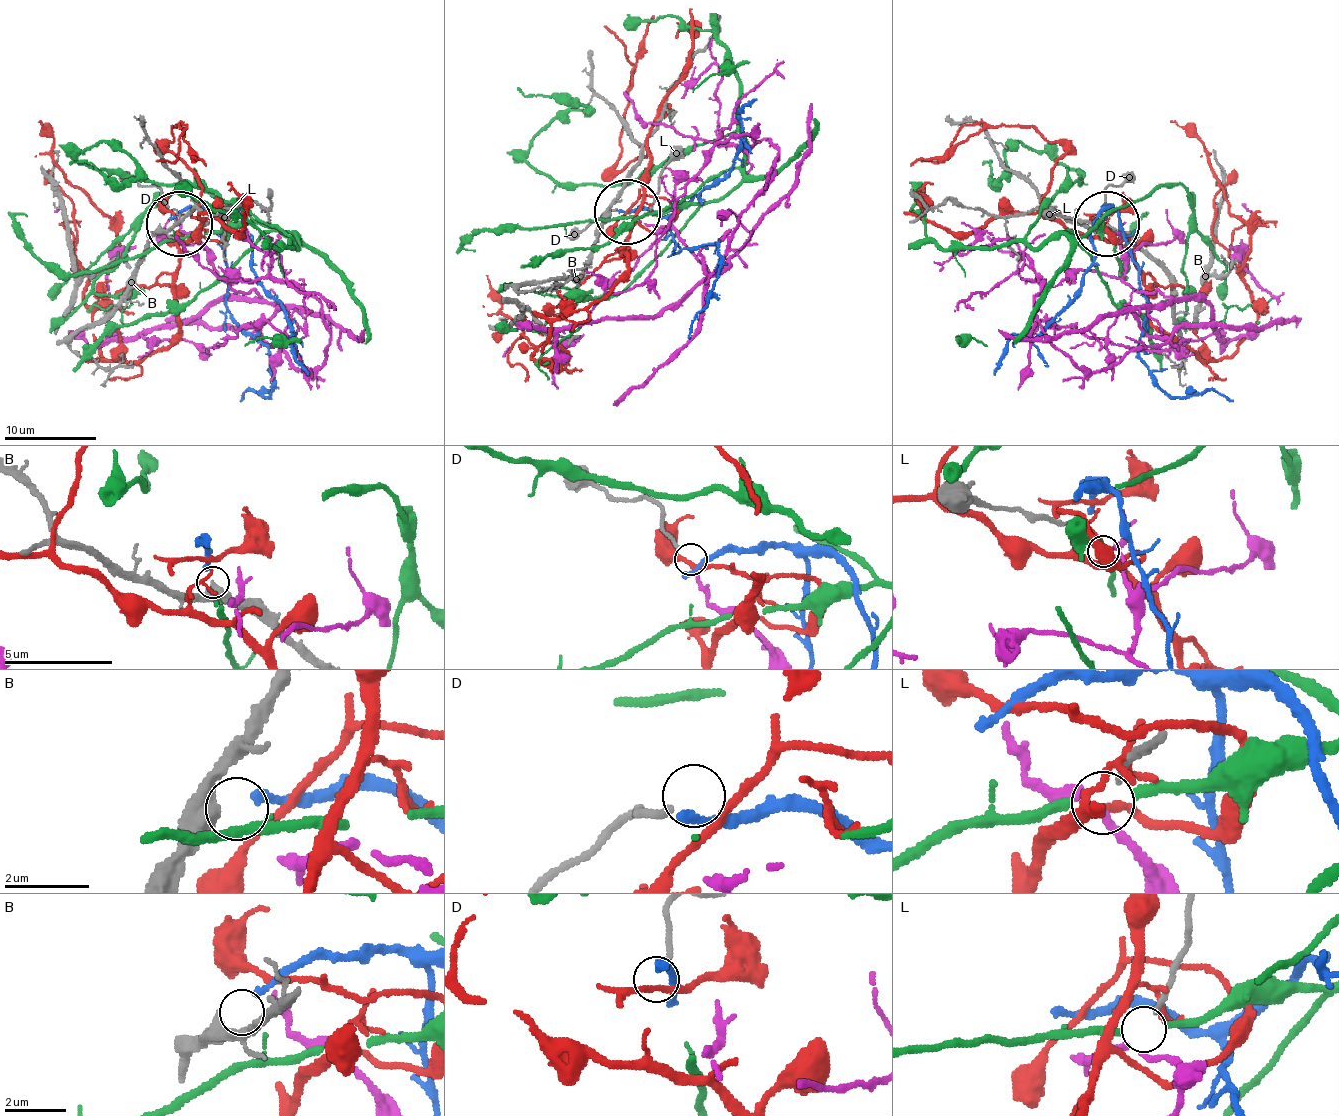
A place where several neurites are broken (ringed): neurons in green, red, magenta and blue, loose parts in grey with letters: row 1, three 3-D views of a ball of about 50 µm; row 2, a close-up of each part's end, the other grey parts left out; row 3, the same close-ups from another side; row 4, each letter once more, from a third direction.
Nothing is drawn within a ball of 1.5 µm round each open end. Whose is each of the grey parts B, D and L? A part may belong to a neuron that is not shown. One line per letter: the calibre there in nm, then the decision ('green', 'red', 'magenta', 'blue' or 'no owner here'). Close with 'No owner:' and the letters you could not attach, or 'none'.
B: calibre 480 nm; blue
D: calibre 150 nm; no owner here
L: calibre 160 nm; magenta
No owner: D

